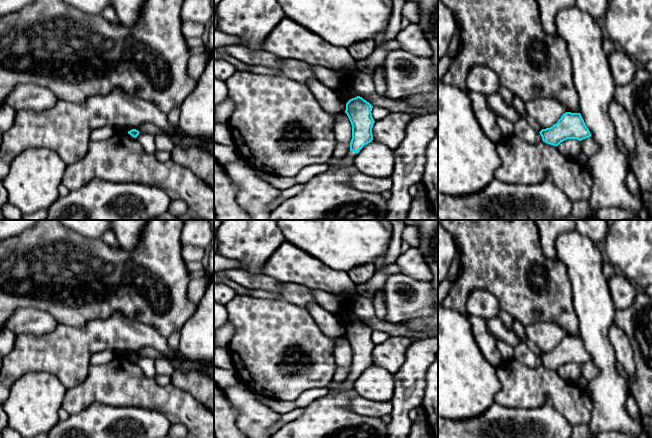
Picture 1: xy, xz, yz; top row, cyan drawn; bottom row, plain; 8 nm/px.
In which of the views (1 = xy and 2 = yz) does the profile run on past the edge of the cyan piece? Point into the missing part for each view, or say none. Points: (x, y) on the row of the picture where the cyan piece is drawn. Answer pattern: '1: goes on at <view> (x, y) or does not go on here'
1: does not go on here
2: does not go on here

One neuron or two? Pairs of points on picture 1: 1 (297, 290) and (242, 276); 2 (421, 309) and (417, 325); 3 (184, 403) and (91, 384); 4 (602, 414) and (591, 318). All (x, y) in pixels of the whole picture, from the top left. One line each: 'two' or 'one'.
1: one
2: two
3: one
4: one

